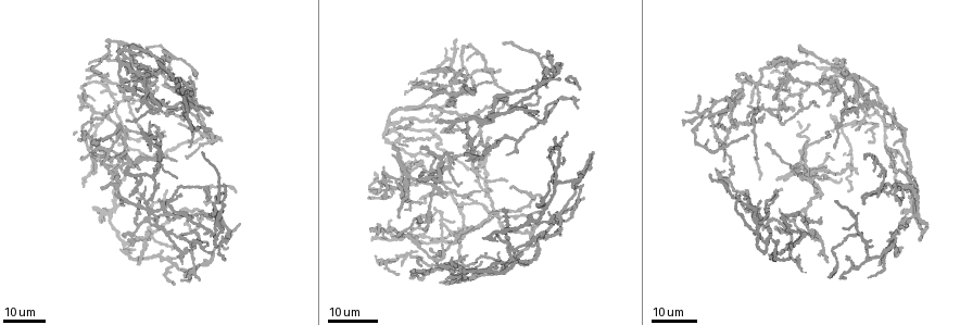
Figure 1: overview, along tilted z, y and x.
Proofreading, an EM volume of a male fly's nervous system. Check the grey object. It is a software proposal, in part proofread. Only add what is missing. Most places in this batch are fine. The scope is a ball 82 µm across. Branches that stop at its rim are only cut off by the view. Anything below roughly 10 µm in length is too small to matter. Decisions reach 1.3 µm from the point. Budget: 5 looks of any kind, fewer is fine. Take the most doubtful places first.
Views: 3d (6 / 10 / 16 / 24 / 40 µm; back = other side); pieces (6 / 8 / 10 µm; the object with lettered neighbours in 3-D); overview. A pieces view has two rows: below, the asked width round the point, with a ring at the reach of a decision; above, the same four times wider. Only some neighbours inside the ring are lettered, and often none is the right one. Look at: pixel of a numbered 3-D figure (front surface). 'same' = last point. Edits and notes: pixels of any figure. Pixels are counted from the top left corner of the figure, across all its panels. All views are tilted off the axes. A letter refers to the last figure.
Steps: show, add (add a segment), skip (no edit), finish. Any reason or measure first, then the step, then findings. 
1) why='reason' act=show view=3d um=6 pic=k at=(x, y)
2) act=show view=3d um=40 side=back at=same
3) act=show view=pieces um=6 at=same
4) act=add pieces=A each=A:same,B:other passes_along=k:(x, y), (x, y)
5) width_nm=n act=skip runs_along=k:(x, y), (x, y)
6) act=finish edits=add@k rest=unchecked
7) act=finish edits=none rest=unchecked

why='free end' act=show view=3d um=16 pic=1 at=(748, 117)

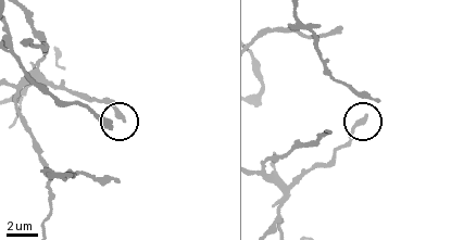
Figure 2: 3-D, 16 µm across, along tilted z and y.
act=show view=pieces um=10 pic=2 at=(125, 118)

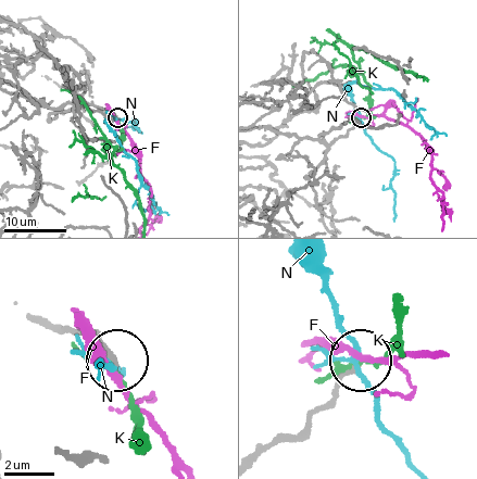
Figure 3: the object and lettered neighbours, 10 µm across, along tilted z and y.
width_nm=300 act=skip each=F:other,K:other,N:other runs_along=3:(260, 455), (323, 406), (354, 365) found='none of them fits'

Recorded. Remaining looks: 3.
why='long arm stops here' act=show view=3d um=16 pic=1 at=(166, 137)

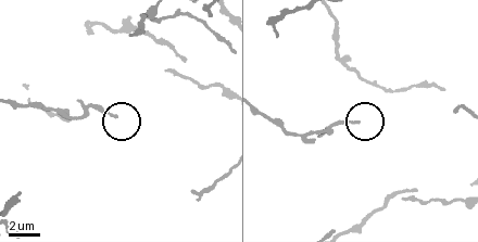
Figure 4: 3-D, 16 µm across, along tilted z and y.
act=show view=pieces um=6 pic=4 at=(114, 115)

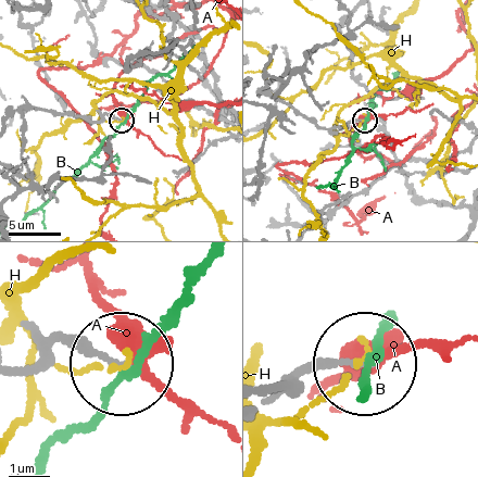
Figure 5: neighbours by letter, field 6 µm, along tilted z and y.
width_nm=150 act=skip each=A:other,B:other,H:other runs_along=5:(23, 147), (23, 107), (95, 122), (109, 115), (121, 120) found='none of them fits'

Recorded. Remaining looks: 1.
act=finish edits=none rest=unchecked

